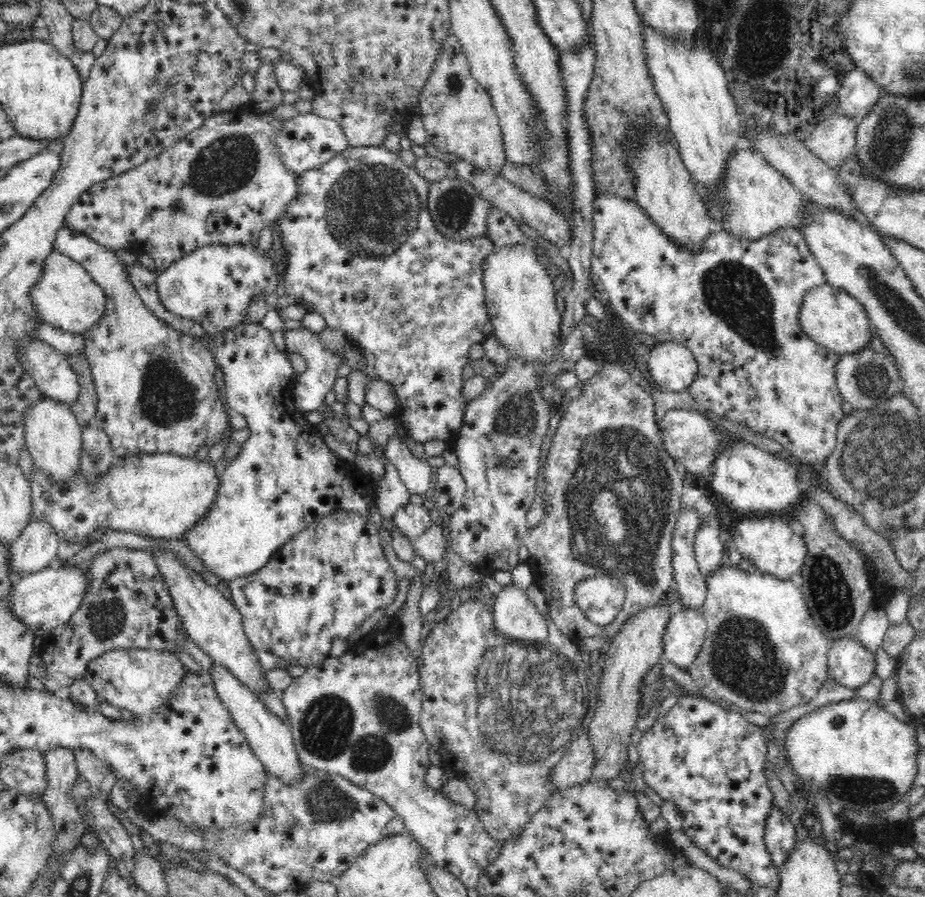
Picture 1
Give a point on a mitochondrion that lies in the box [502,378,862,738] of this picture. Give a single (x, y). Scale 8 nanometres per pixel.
(618, 460)

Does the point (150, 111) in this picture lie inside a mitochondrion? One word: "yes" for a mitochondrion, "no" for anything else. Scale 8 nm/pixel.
yes

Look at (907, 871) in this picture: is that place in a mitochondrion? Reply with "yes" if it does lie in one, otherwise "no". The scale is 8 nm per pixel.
no

